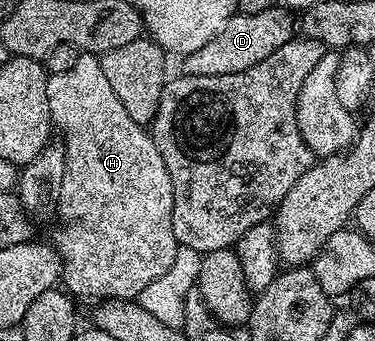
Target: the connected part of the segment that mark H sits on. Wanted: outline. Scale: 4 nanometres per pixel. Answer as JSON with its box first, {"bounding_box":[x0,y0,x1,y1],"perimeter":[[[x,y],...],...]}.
{"bounding_box":[46,54,180,302],"perimeter":[[[79,54],[72,70],[64,70],[64,74],[55,76],[47,75],[46,89],[48,90],[48,110],[53,127],[62,131],[60,141],[66,148],[66,165],[64,166],[64,186],[60,186],[60,198],[58,199],[57,215],[66,219],[66,225],[52,237],[52,243],[62,258],[61,283],[65,291],[71,297],[87,296],[93,302],[103,300],[132,300],[148,286],[148,282],[156,282],[168,266],[172,266],[172,258],[176,258],[176,250],[180,247],[178,239],[172,234],[172,206],[174,205],[174,191],[172,190],[172,178],[168,178],[168,170],[164,166],[164,158],[160,158],[160,150],[154,144],[153,135],[143,125],[132,122],[128,110],[124,110],[120,98],[116,98],[116,90],[108,83],[104,74],[104,66],[101,59],[94,54]]]}

